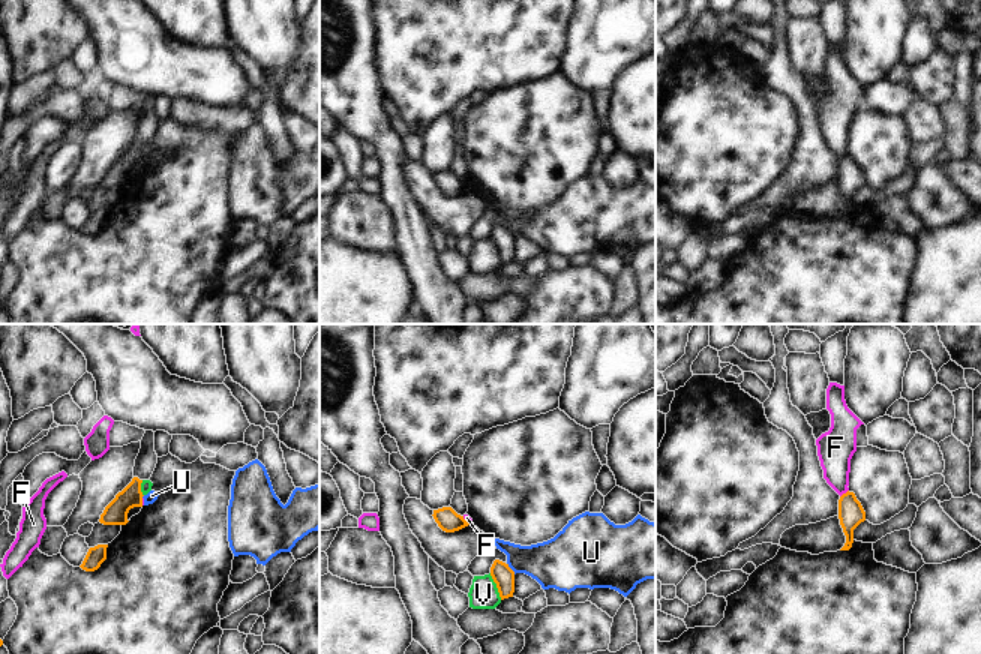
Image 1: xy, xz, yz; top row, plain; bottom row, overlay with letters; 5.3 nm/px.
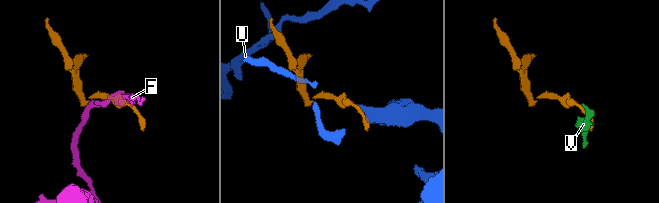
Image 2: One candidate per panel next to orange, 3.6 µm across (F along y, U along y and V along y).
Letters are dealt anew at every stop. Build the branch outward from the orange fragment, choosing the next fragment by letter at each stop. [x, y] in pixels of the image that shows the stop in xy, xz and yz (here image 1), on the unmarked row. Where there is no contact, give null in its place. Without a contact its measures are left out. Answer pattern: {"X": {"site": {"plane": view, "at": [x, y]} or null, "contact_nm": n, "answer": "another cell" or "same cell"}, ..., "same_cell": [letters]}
{"F": {"site": {"plane": "yz", "at": [843, 158]}, "contact_nm": 60, "answer": "another cell"}, "U": {"site": {"plane": "xz", "at": [510, 233]}, "contact_nm": 80, "answer": "another cell"}, "V": {"site": {"plane": "xz", "at": [497, 251]}, "contact_nm": 160, "answer": "another cell"}, "same_cell": []}

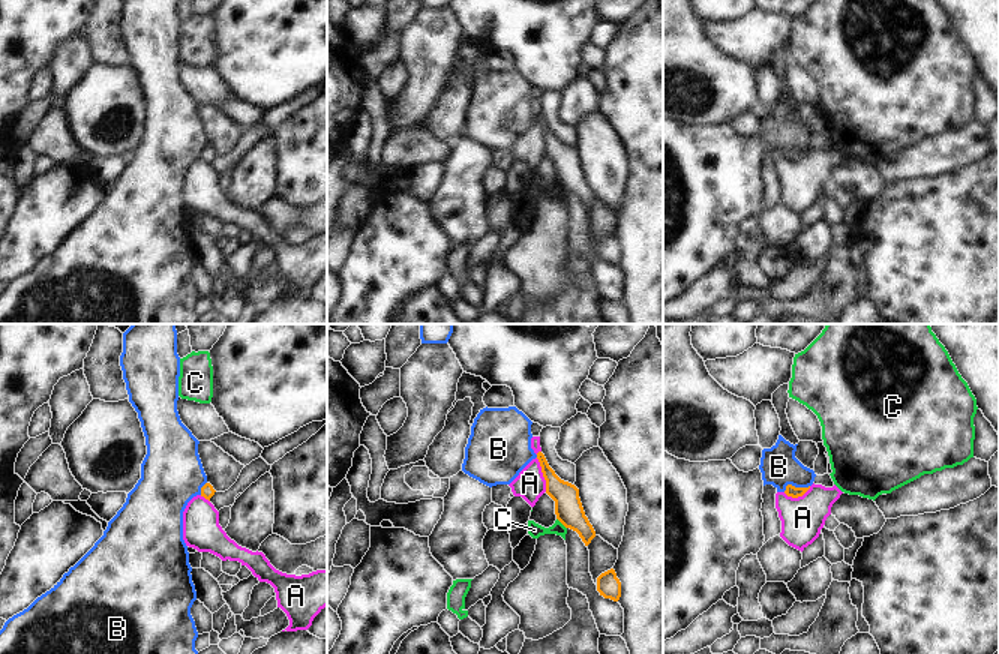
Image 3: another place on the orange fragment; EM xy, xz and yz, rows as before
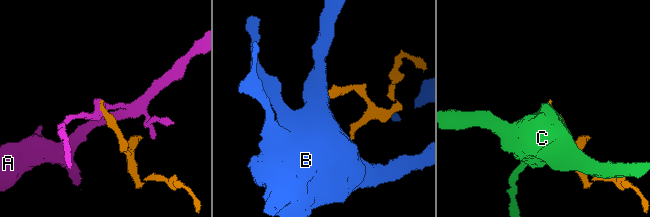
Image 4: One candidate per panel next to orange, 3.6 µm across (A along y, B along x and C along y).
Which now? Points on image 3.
{"A": {"site": {"plane": "xz", "at": [543, 138]}, "contact_nm": 190, "answer": "another cell"}, "B": {"site": {"plane": "yz", "at": [794, 150]}, "contact_nm": 150, "answer": "another cell"}, "C": {"site": {"plane": "xz", "at": [561, 186]}, "contact_nm": 80, "answer": "another cell"}, "same_cell": []}

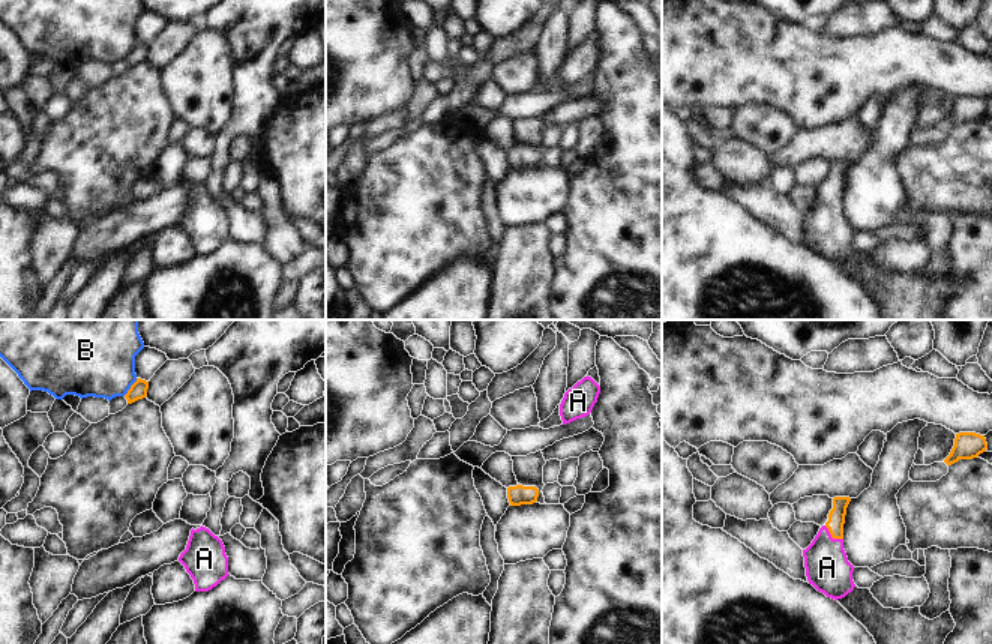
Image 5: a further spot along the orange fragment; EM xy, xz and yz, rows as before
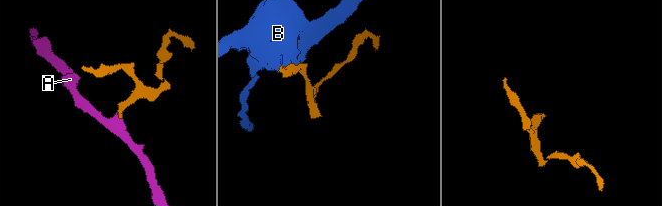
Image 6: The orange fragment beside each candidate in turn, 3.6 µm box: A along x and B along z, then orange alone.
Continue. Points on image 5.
{"A": {"site": {"plane": "yz", "at": [832, 200]}, "contact_nm": 130, "answer": "same cell"}, "B": {"site": {"plane": "xy", "at": [131, 51]}, "contact_nm": 120, "answer": "another cell"}, "same_cell": ["A"]}

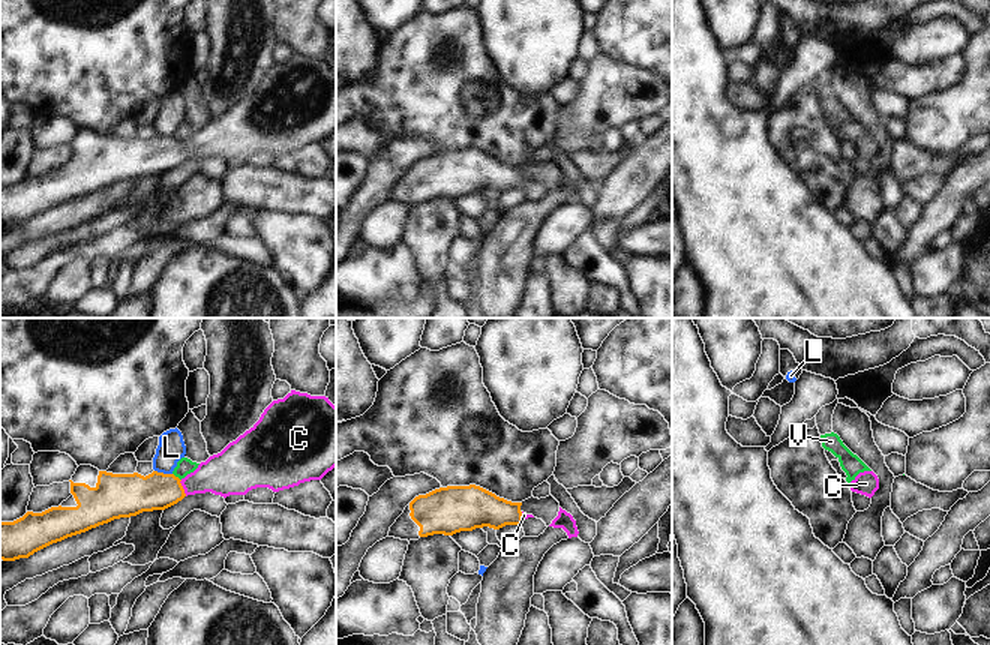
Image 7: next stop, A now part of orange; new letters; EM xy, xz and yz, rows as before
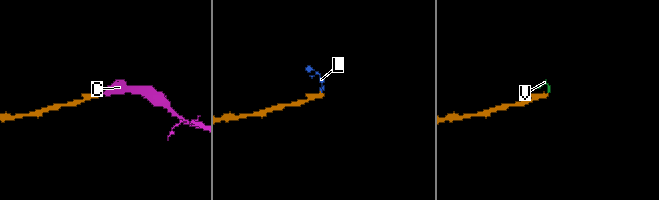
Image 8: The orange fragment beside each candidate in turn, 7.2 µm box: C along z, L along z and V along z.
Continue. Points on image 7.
{"C": {"site": {"plane": "xy", "at": [182, 152]}, "contact_nm": 90, "answer": "same cell"}, "L": {"site": {"plane": "xy", "at": [164, 138]}, "contact_nm": 100, "answer": "another cell"}, "V": {"site": {"plane": "xy", "at": [177, 141]}, "contact_nm": 60, "answer": "another cell"}, "same_cell": ["C"]}

